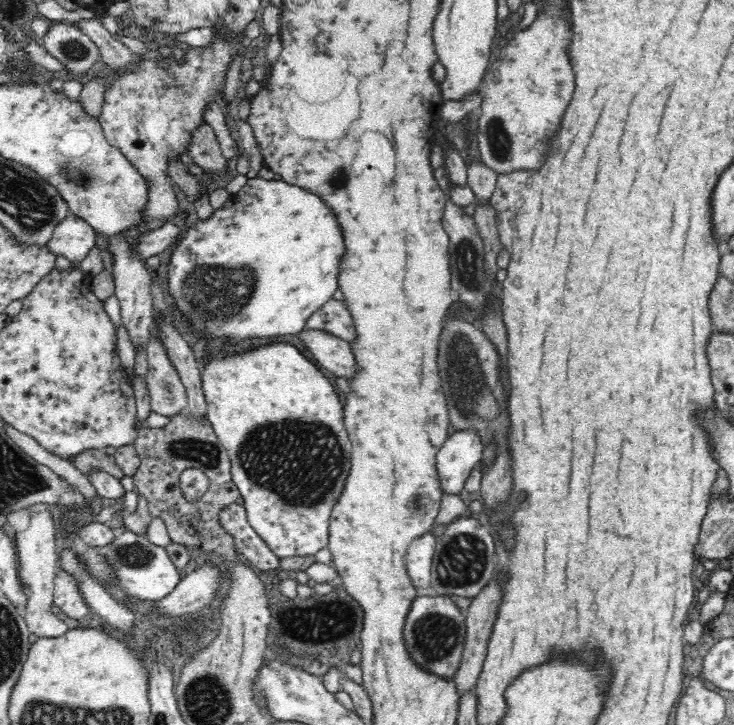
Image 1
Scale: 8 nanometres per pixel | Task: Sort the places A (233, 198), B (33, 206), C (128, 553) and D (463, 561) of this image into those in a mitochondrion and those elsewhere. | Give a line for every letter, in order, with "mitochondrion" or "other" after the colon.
A: other
B: mitochondrion
C: mitochondrion
D: mitochondrion

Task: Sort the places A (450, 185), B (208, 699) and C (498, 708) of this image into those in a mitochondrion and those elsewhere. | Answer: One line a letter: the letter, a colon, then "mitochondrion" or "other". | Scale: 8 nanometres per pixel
A: other
B: mitochondrion
C: other

